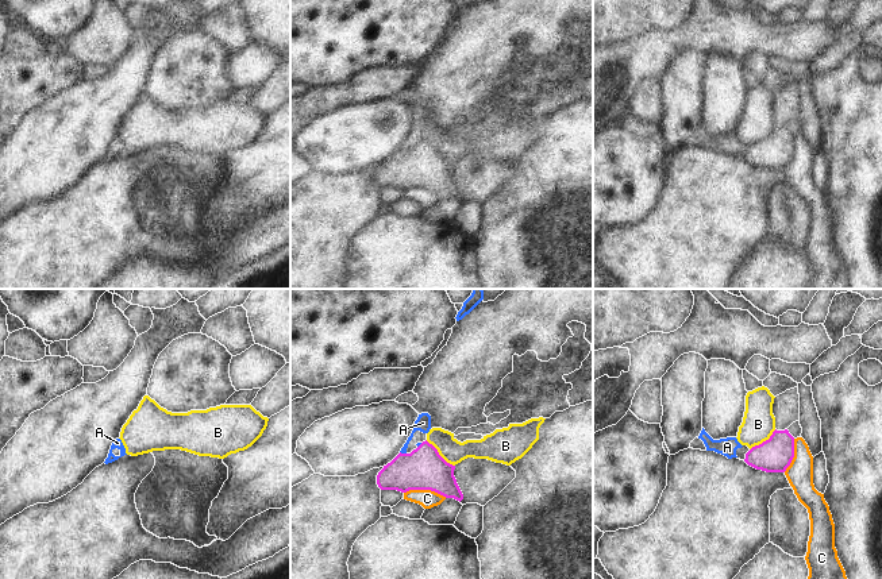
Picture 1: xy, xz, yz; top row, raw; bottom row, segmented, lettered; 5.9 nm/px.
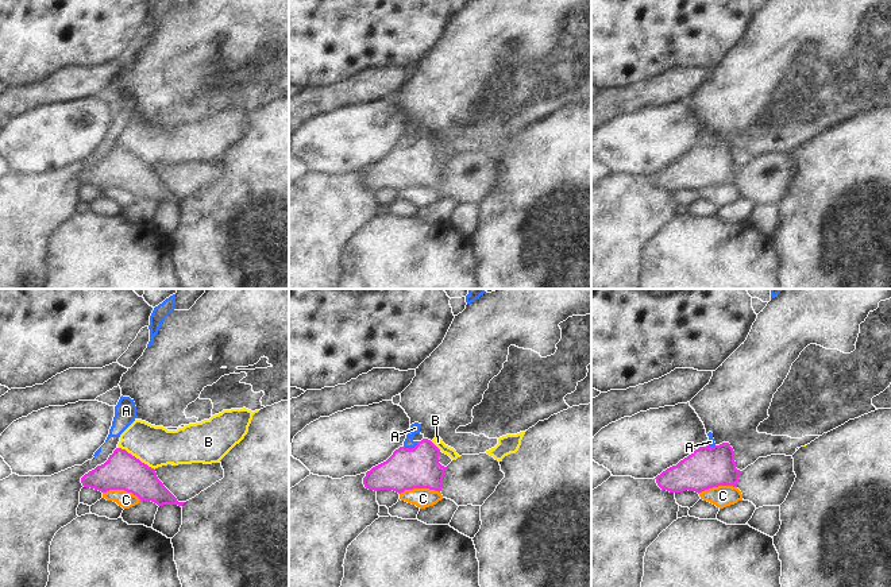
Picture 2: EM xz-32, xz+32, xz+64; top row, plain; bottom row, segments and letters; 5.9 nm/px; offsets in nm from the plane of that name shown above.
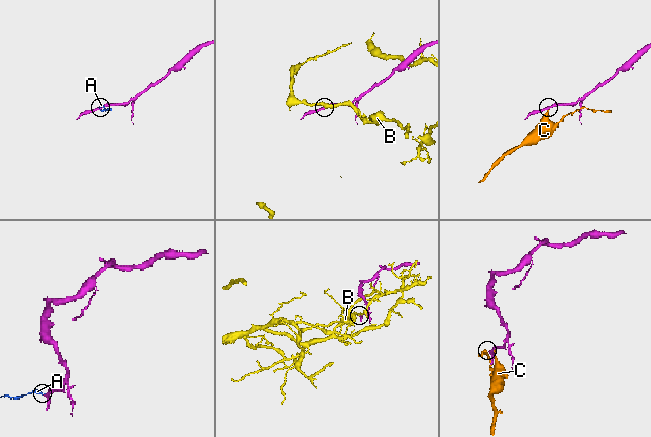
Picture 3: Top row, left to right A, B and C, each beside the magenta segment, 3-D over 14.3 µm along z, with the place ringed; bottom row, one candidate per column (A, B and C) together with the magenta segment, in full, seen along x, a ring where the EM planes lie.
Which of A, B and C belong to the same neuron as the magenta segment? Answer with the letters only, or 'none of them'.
none of them

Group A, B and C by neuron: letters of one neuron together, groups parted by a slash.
A / B / C

